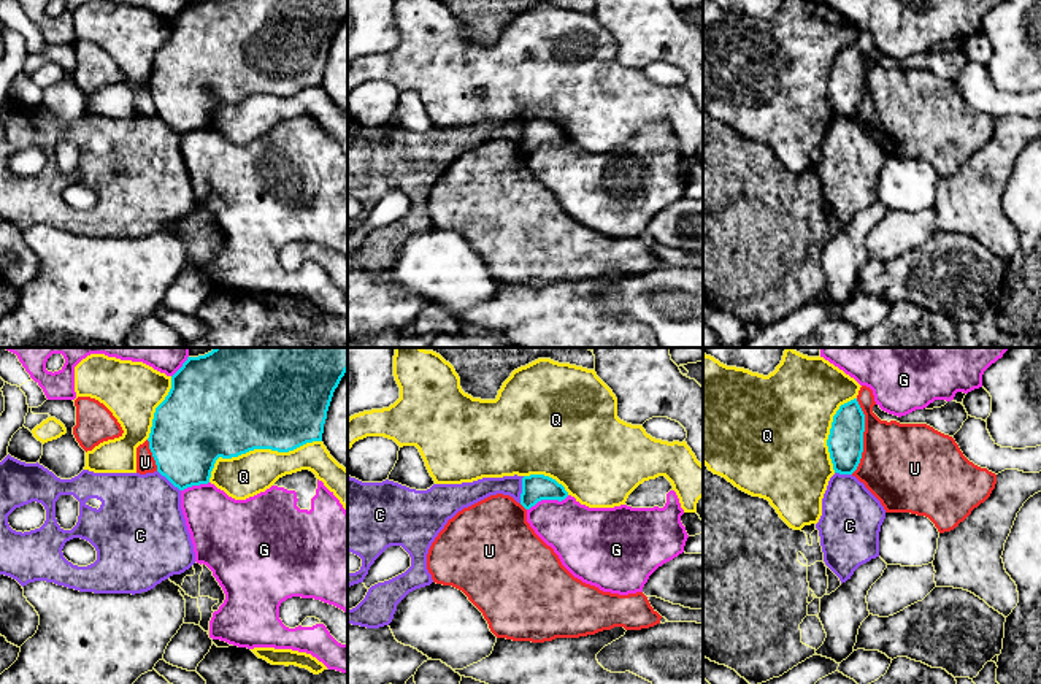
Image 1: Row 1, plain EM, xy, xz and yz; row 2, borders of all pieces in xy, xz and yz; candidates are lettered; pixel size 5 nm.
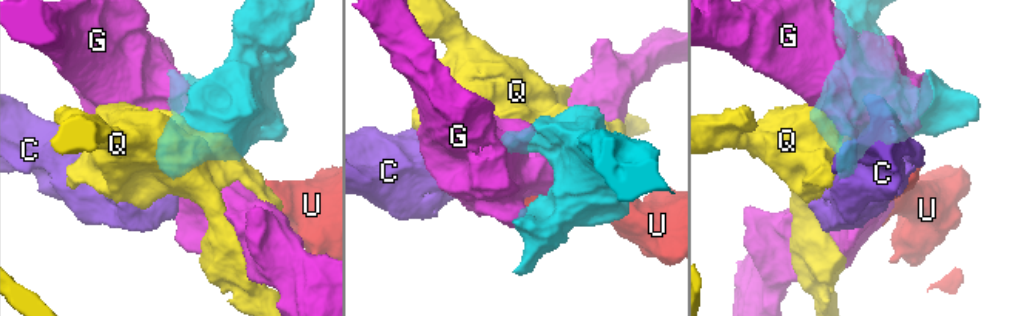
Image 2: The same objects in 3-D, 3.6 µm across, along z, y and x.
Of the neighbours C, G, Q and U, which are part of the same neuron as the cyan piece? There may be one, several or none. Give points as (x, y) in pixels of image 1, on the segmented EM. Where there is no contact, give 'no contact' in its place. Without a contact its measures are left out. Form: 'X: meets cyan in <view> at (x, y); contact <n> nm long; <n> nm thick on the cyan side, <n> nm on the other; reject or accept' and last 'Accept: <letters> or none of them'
C: meets cyan in xz at (522, 489); contact 140 nm long; 140 nm thick on the cyan side, 110 nm on the other; reject
G: meets cyan in xz at (548, 499); contact 220 nm long; 140 nm thick on the cyan side, 300 nm on the other; reject
Q: meets cyan in xy at (257, 448); contact 600 nm long; 500 nm thick on the cyan side, 220 nm on the other; reject
U: meets cyan in yz at (862, 437); contact 380 nm long; 180 nm thick on the cyan side, 420 nm on the other; reject
Accept: none of them

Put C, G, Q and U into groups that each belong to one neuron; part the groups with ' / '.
C / G / Q / U

